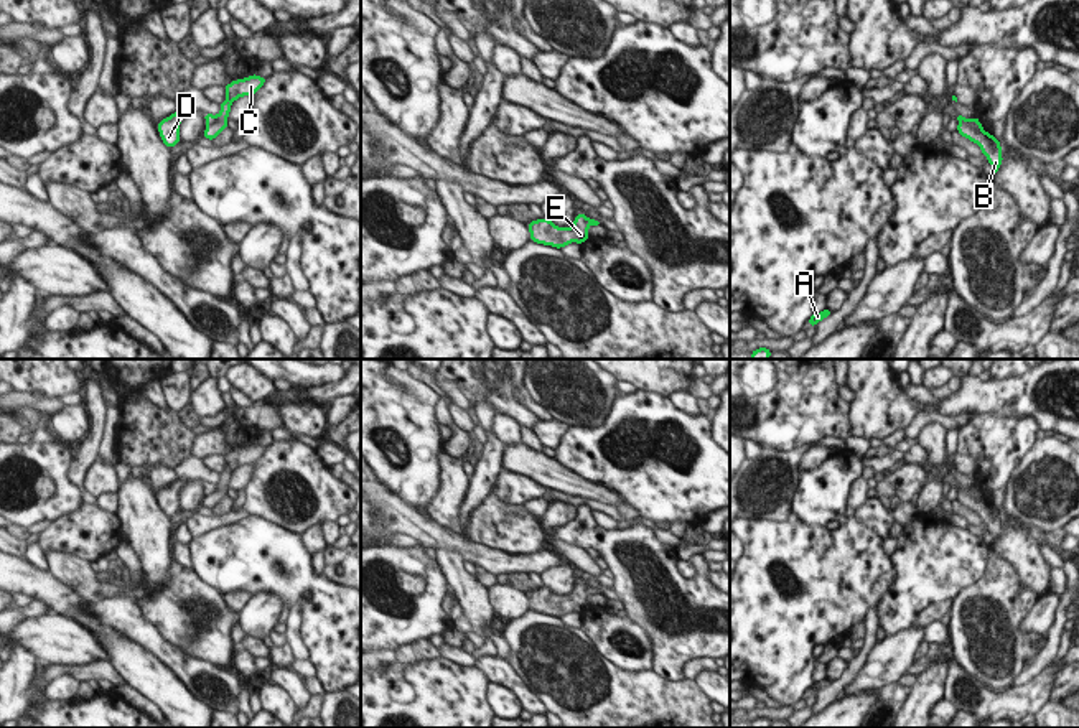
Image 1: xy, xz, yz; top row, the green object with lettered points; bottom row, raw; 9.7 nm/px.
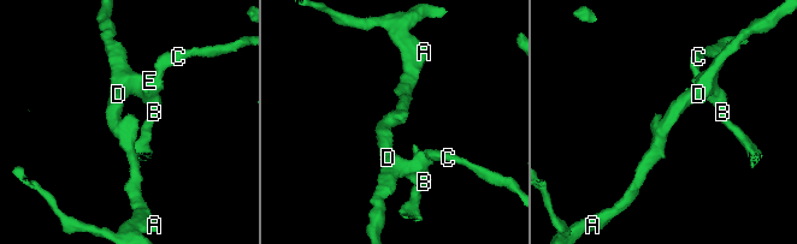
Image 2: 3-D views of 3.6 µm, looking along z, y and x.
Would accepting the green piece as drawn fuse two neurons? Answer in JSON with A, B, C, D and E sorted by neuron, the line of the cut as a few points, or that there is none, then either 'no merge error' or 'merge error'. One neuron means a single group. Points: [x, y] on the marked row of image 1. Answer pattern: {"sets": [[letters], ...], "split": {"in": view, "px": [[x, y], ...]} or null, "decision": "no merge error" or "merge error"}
{"sets": [["A", "D", "E"], ["B", "C"]], "split": {"in": "yz", "px": [[964, 119], [982, 130]]}, "decision": "merge error"}

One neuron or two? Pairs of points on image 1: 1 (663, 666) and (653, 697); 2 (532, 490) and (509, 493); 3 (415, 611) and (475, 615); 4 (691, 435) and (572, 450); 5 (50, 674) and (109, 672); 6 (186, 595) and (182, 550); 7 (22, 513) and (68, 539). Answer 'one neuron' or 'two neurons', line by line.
1: two neurons
2: one neuron
3: two neurons
4: one neuron
5: one neuron
6: two neurons
7: two neurons

